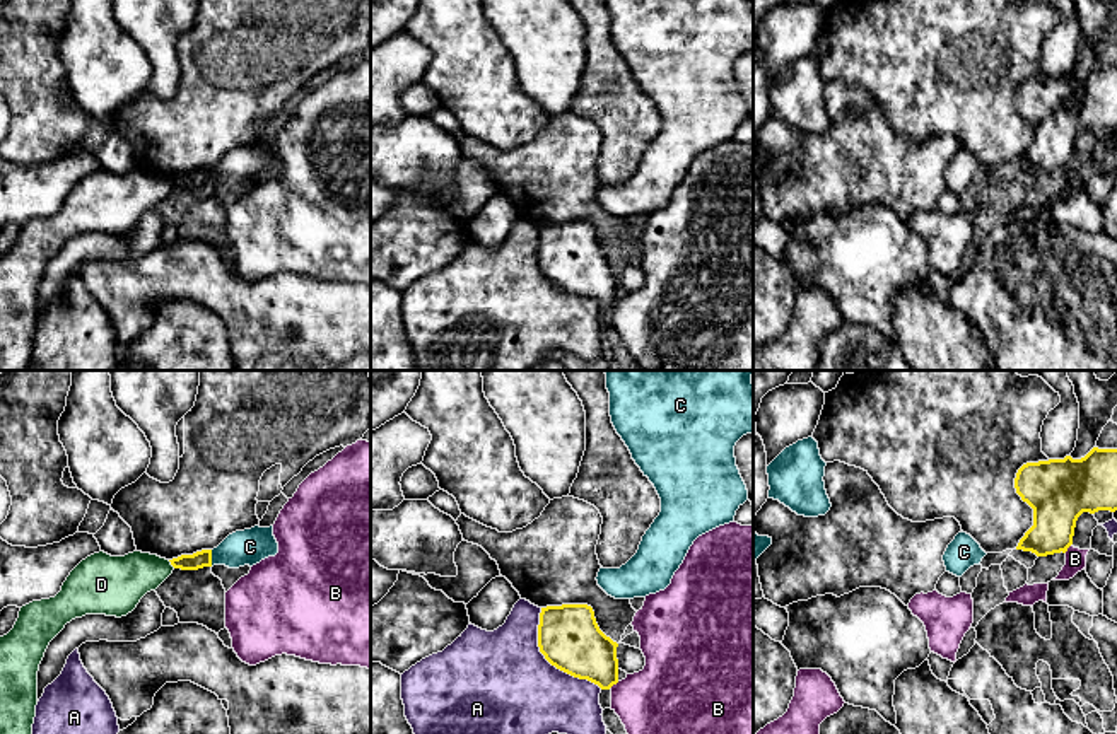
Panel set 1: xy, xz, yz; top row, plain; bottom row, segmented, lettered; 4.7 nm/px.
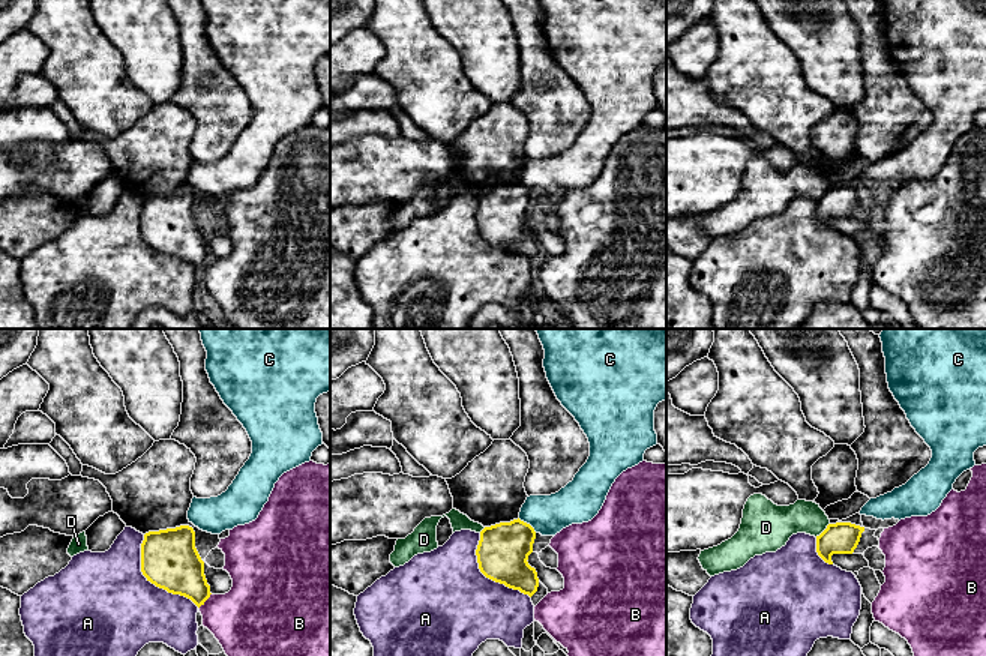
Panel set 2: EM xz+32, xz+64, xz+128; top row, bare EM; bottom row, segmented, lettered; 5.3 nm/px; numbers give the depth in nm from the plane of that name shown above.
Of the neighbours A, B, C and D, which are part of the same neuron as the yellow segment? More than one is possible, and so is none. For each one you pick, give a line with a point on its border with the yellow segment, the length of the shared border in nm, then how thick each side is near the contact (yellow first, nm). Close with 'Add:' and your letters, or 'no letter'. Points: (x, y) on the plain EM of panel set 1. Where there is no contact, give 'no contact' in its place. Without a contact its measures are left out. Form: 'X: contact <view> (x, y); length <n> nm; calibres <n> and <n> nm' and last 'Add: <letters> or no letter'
Add: no letter

